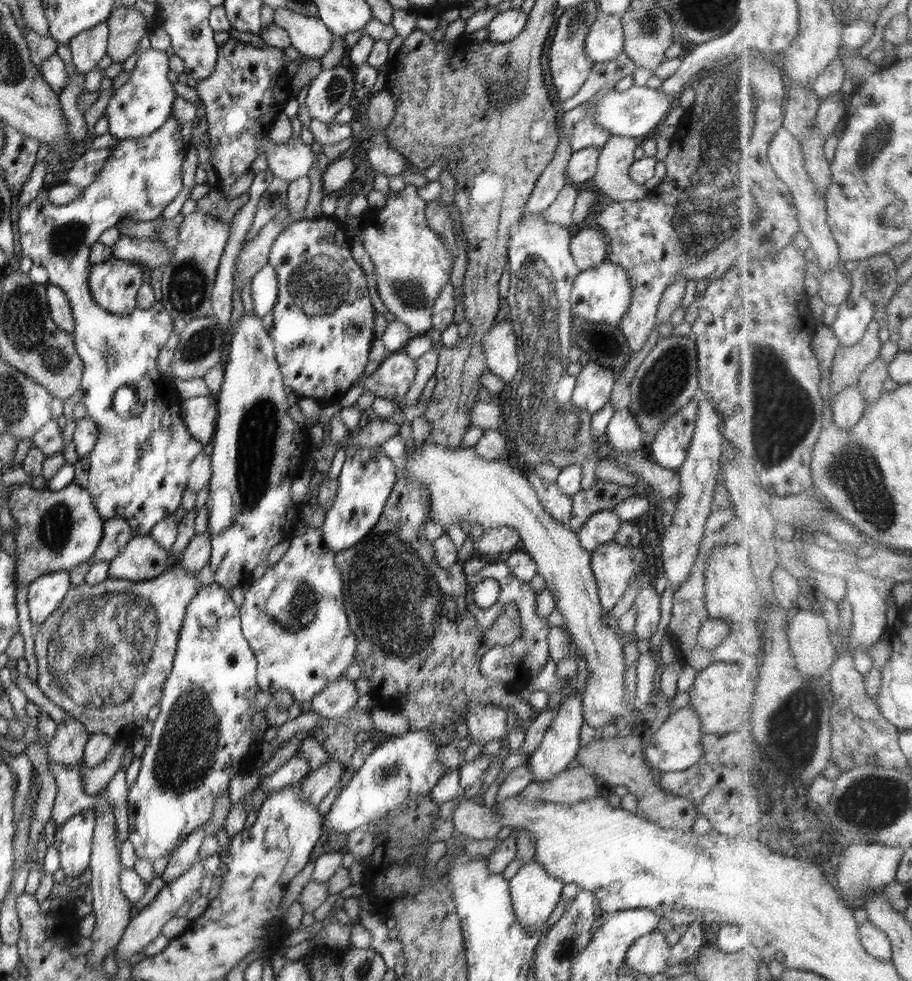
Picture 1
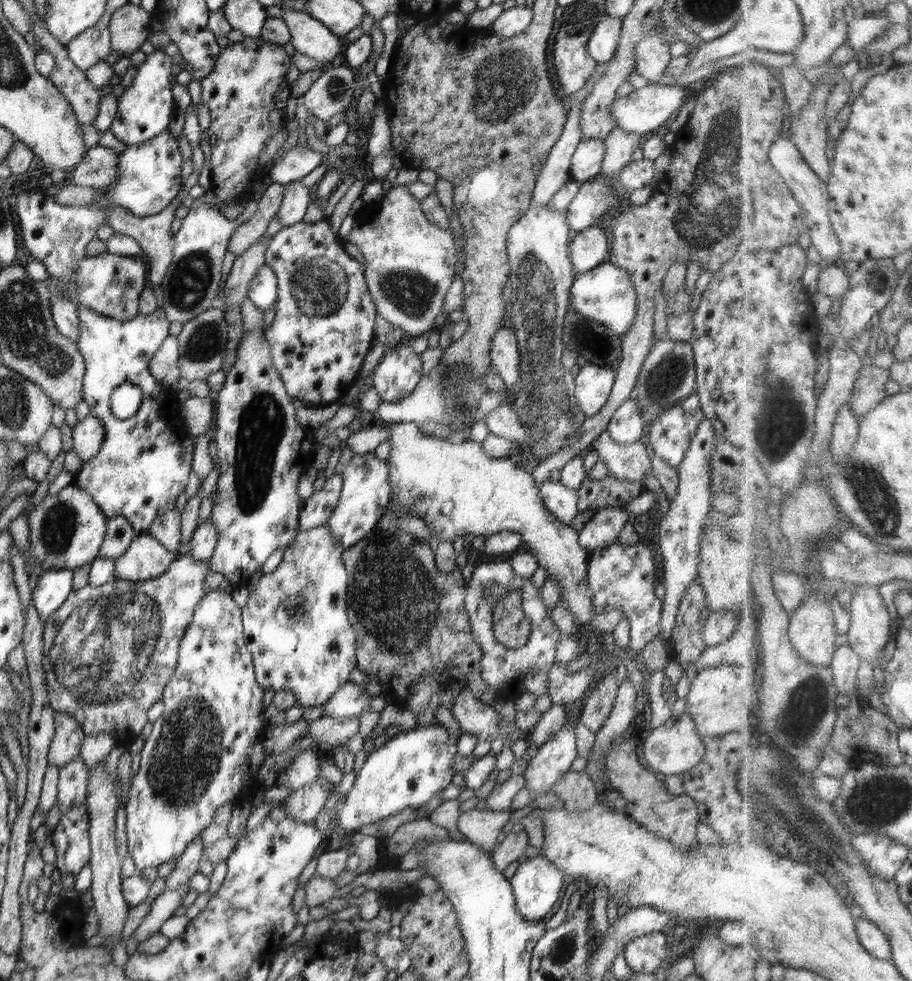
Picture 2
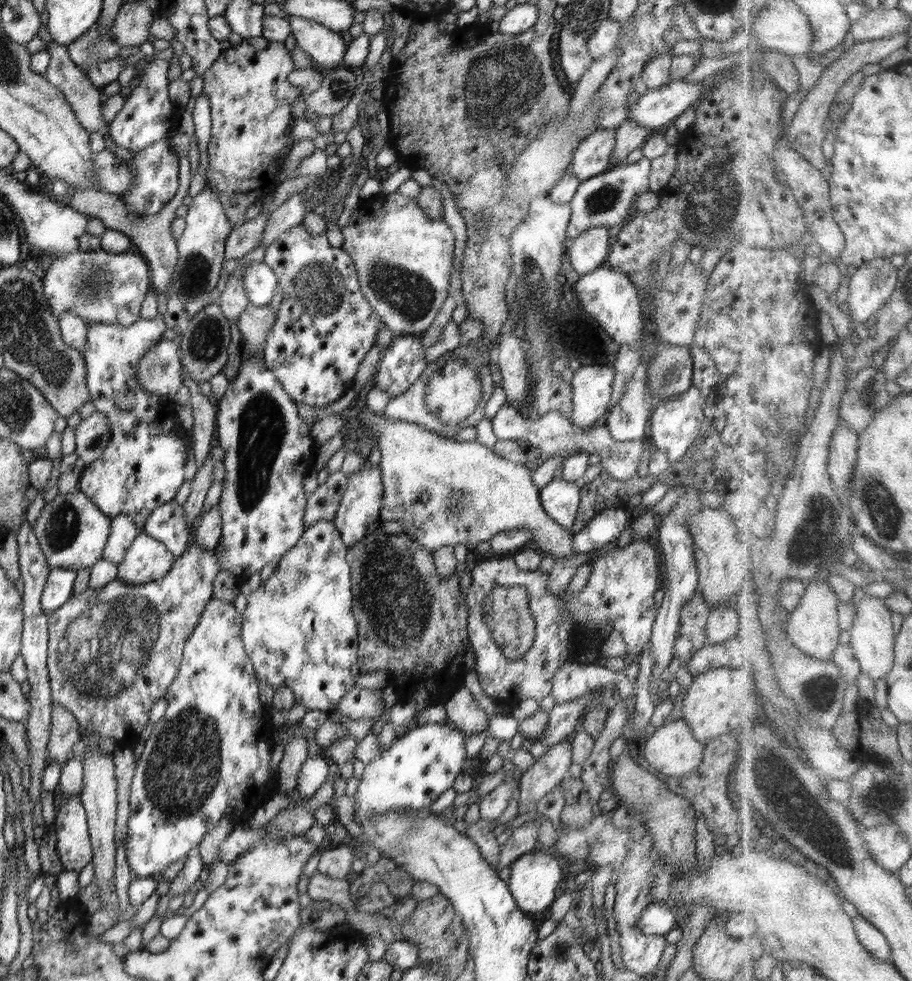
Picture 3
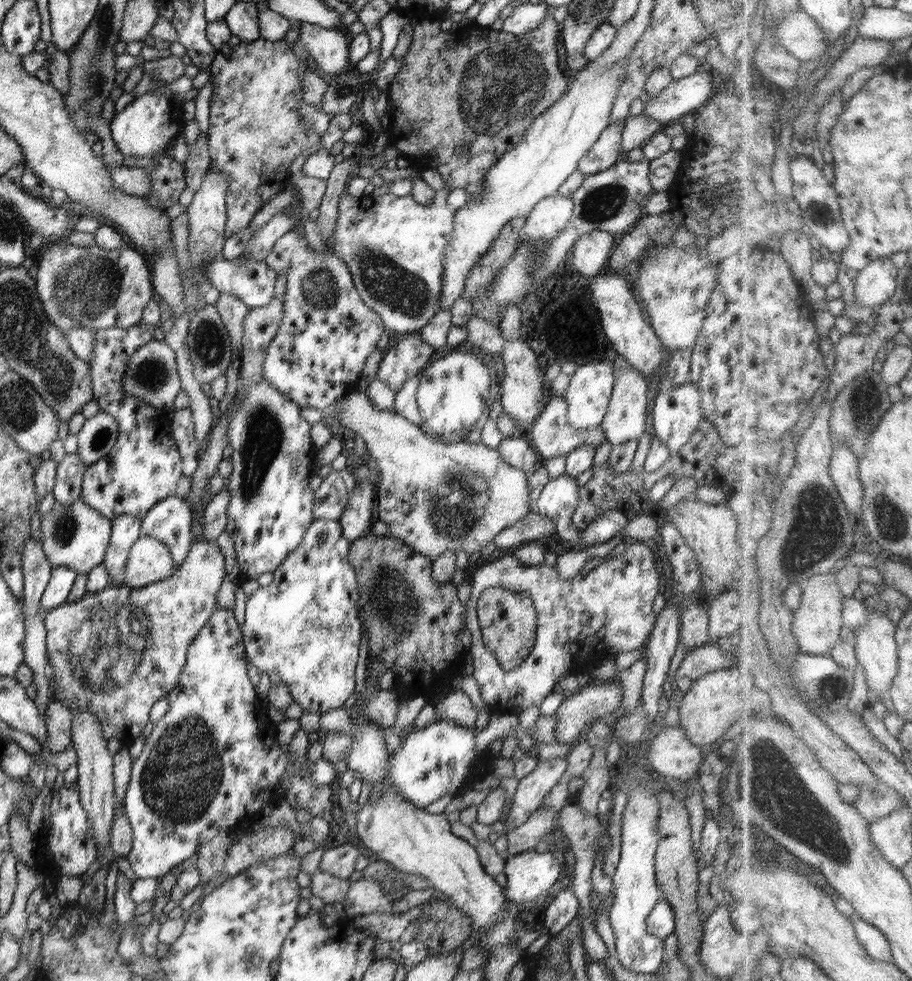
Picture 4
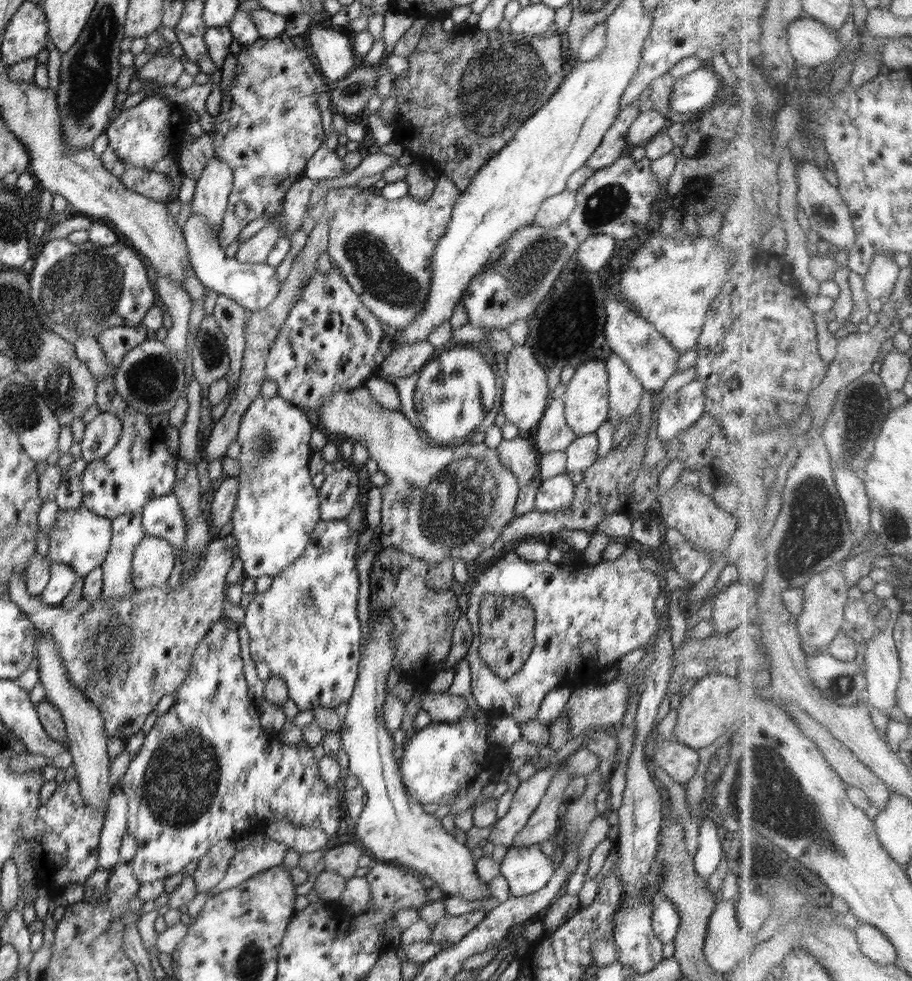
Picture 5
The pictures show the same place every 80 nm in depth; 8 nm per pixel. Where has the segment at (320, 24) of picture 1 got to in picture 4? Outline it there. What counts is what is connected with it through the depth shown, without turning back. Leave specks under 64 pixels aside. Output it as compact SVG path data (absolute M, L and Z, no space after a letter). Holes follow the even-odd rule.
M301 23L298 40L305 44L315 70L327 77L349 69L349 44L342 32Z

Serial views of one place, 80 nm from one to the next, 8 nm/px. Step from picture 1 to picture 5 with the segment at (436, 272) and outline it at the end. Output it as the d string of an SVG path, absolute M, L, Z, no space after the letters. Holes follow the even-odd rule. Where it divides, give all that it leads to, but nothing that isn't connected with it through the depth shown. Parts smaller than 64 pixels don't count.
M446 176L438 177L435 189L425 201L415 199L410 194L398 200L386 200L378 191L356 185L328 188L318 203L309 210L309 215L314 220L314 225L323 216L327 216L330 221L328 256L335 267L341 270L362 304L375 314L380 322L402 330L411 325L425 305L431 281L431 258L440 238L446 234L453 204L459 193L455 182Z

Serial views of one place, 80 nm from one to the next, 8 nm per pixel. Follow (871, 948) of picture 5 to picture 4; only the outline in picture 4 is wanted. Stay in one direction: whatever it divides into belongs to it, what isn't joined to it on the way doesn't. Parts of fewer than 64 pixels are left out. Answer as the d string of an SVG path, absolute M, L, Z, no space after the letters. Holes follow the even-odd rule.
M862 917L855 918L855 925L857 926L858 938L874 958L884 962L895 960L893 944L887 934Z

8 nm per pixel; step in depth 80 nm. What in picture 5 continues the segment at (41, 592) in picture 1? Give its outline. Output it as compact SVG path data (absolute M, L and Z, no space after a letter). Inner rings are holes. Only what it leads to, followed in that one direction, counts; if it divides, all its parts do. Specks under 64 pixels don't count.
M61 562L52 563L50 580L40 598L46 604L59 606L62 600L70 593L78 578L77 572L70 566L66 566L66 564Z

